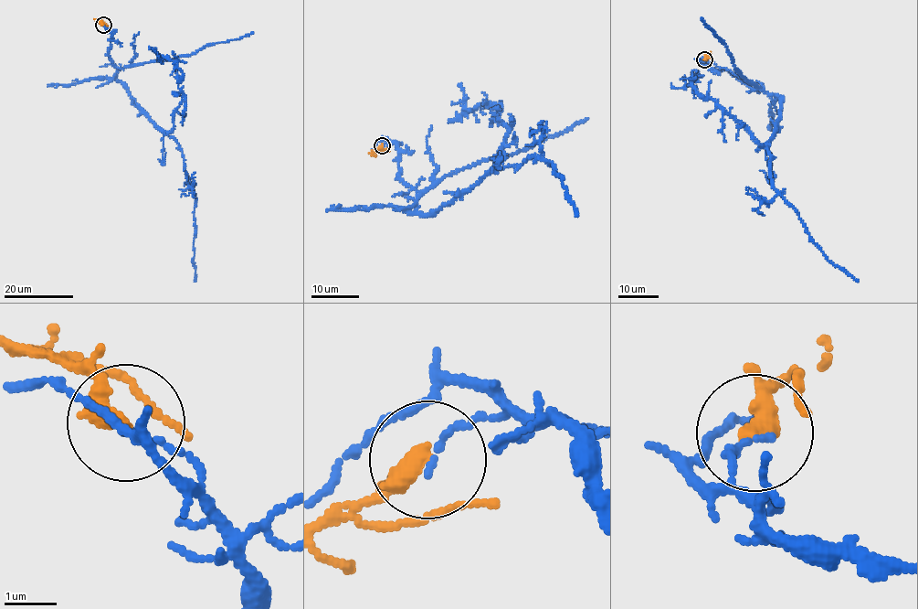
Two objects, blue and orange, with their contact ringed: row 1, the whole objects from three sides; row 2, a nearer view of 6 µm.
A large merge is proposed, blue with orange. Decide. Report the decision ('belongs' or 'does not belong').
does not belong

